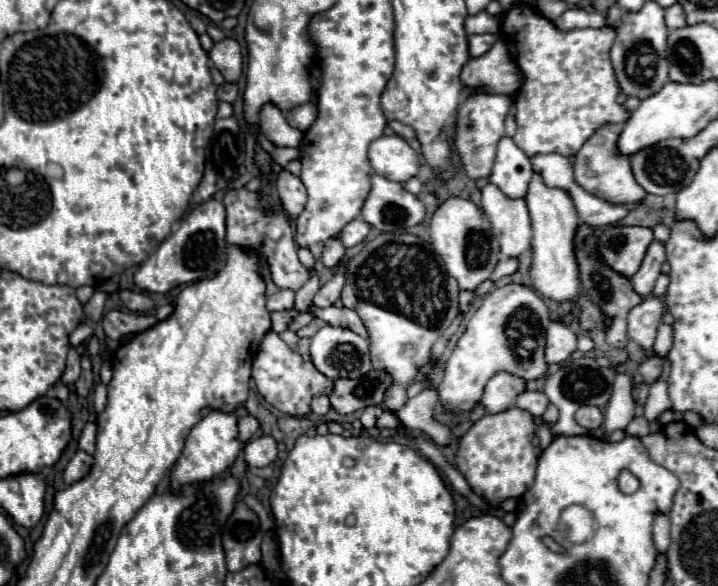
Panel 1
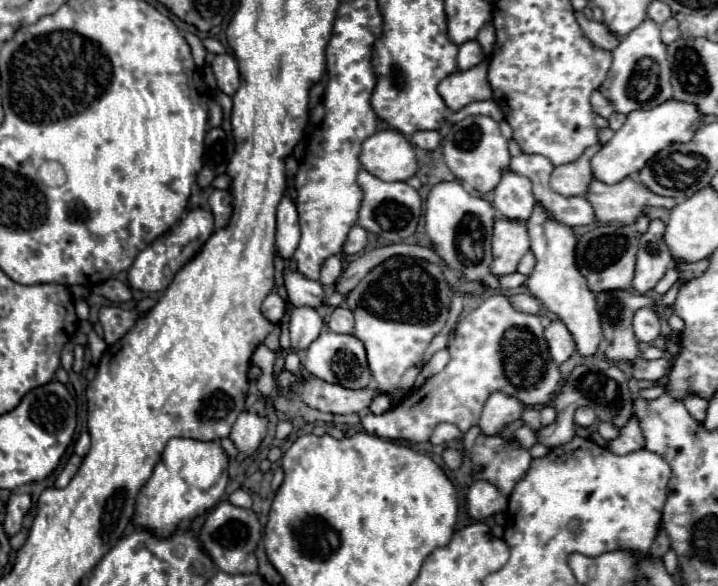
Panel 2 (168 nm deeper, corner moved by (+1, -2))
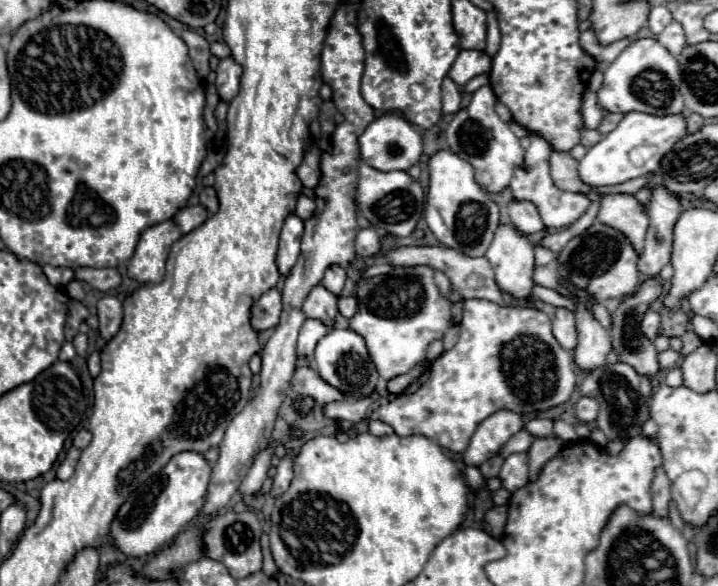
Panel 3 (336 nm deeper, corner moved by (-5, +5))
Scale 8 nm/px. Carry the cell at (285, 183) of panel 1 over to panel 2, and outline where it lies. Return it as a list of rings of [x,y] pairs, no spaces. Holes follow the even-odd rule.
[[[285,196],[277,208],[277,252],[281,258],[291,258],[299,244],[299,220],[295,202]]]

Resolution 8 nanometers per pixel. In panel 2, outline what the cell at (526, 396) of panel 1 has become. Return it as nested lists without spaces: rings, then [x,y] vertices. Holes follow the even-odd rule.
[[[525,408],[525,410],[523,410],[523,418],[521,418],[521,420],[523,420],[523,424],[525,424],[525,426],[529,426],[531,430],[535,430],[535,432],[537,432],[537,430],[541,430],[539,412],[537,412],[535,408]]]

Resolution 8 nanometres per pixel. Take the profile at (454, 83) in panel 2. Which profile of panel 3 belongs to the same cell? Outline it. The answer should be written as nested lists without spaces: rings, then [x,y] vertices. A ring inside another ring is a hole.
[[[445,77],[441,91],[443,91],[443,111],[457,113],[461,105],[461,93],[463,93],[461,87],[451,77]]]

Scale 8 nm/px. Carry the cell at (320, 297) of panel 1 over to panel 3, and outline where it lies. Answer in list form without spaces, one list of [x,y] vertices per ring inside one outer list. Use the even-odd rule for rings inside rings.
[[[415,245],[415,247],[395,247],[387,253],[381,255],[381,261],[389,263],[389,265],[429,265],[437,271],[443,271],[451,283],[453,289],[463,297],[463,299],[487,299],[493,303],[503,305],[503,293],[495,283],[495,273],[489,265],[489,261],[485,257],[467,257],[455,249],[449,247],[431,247],[431,245]]]

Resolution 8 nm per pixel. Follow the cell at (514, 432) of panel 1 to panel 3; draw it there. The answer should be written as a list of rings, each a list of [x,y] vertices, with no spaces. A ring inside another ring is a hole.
[[[513,453],[503,461],[499,479],[507,491],[515,491],[529,481],[529,457],[527,453]]]

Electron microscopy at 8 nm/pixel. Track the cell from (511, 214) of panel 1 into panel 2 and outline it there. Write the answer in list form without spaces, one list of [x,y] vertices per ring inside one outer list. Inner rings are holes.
[[[495,220],[491,248],[493,262],[489,272],[493,272],[493,276],[509,276],[517,272],[519,260],[529,250],[527,224],[517,220]]]

